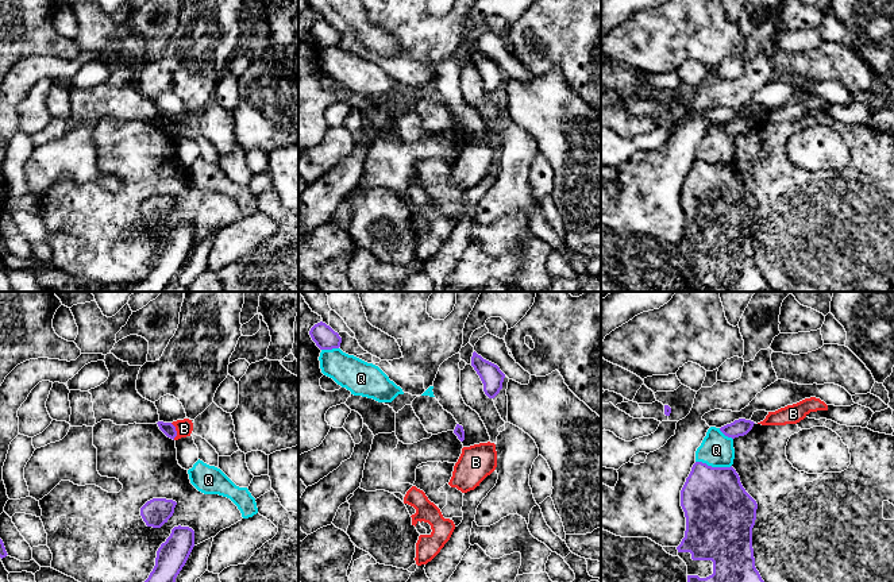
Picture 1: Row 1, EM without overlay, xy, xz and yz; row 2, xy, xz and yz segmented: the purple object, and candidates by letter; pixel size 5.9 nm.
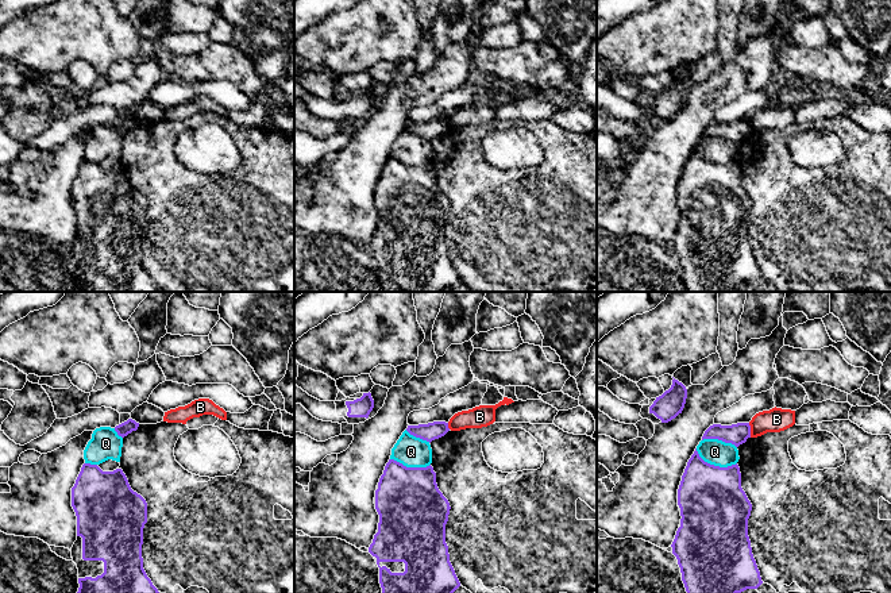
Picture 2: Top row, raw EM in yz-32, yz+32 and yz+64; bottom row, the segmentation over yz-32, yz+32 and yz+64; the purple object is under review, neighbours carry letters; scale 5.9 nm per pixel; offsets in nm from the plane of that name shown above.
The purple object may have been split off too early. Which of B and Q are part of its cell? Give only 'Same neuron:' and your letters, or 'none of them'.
Same neuron: none of them

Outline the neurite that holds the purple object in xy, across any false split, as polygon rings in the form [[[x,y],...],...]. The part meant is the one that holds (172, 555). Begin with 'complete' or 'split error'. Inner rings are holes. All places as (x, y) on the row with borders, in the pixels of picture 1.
complete; [[[174,527],[157,551],[155,566],[144,582],[176,582],[194,547],[194,531]]]

